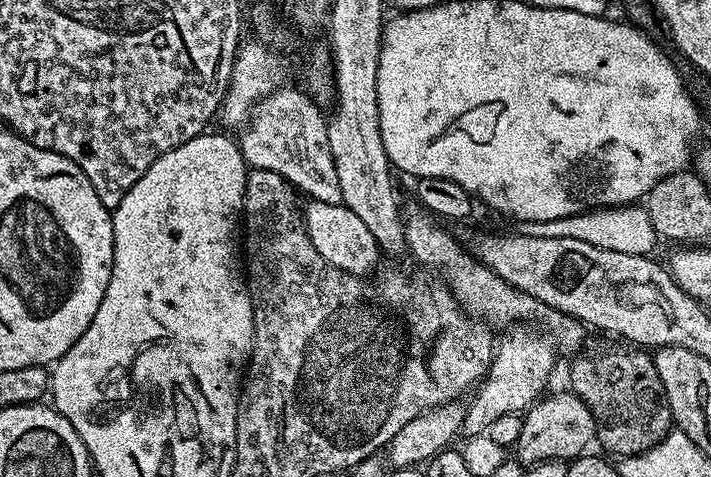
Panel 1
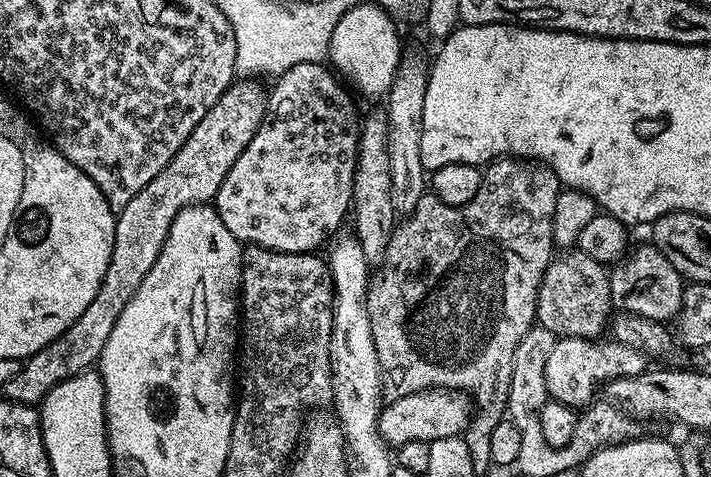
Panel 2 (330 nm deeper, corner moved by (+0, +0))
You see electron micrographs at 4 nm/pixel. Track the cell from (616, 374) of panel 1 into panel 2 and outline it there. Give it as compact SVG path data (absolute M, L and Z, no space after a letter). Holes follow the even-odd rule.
M568 250L557 255L549 264L540 283L536 299L536 324L551 330L558 338L582 338L594 340L603 337L614 315L612 291L610 290L610 272L605 265L599 264L590 254L579 250Z

